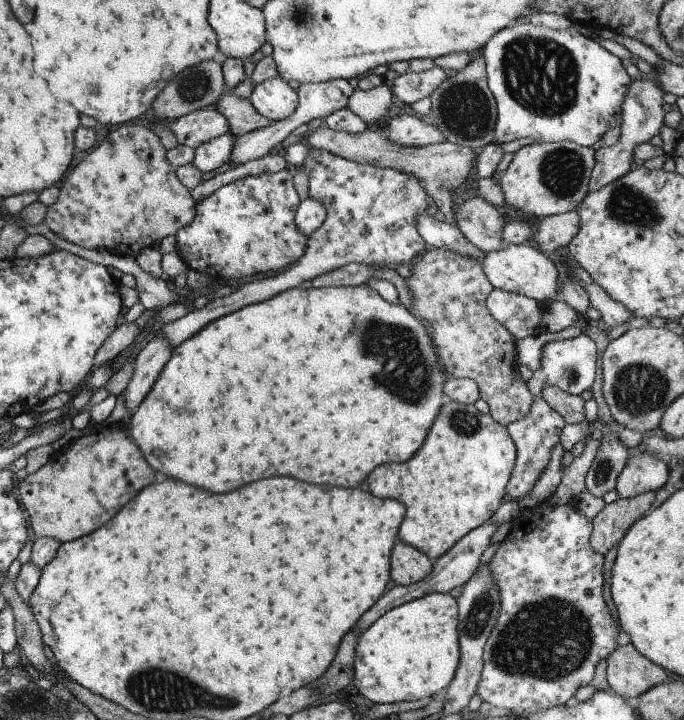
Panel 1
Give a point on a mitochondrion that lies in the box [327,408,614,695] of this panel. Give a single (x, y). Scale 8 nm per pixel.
(552, 638)

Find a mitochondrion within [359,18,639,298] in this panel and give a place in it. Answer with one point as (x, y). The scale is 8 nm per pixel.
(542, 76)

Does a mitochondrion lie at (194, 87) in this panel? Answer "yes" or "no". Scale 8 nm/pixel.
yes

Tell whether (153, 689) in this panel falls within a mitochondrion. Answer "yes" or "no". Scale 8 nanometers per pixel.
yes

